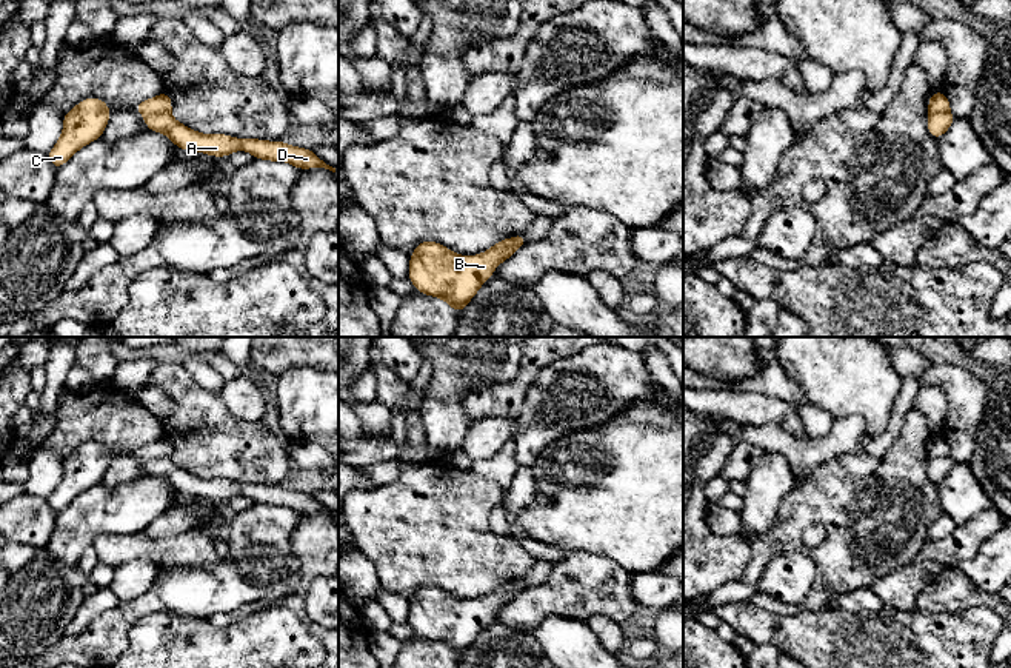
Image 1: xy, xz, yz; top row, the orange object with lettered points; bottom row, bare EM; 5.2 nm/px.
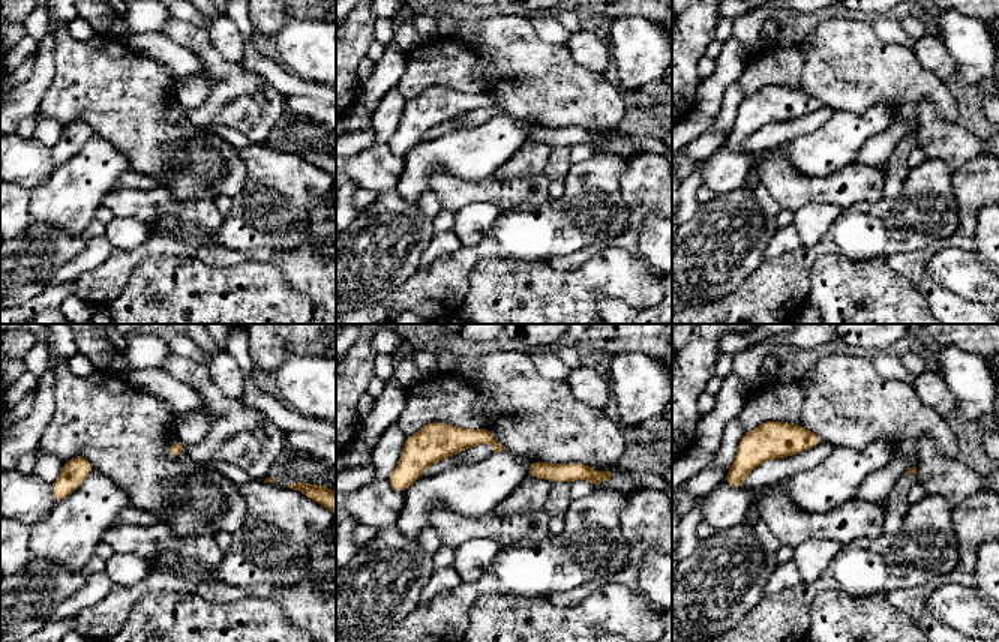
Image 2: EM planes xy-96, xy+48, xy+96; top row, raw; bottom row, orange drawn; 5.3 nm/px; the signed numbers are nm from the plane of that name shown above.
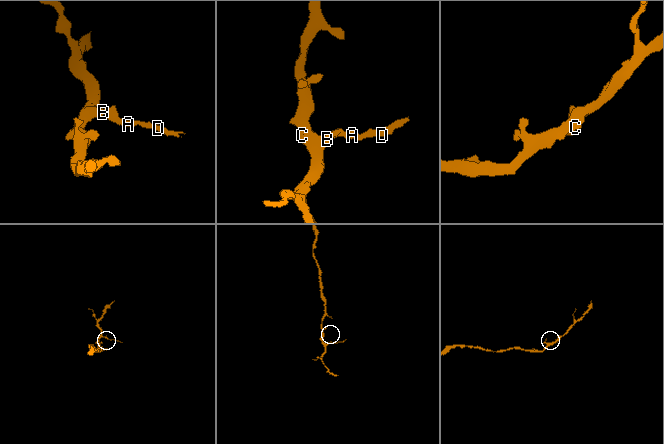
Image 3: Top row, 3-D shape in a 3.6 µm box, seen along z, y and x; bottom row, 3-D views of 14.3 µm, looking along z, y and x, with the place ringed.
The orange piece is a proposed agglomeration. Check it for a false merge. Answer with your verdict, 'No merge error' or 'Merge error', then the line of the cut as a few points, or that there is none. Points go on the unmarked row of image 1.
Merge error. Split along xy (168, 454), (143, 460)

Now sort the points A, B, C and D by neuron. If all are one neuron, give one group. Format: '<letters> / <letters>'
A D / B C

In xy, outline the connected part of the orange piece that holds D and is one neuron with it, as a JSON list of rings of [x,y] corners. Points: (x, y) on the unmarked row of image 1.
[[[169,456],[145,460],[146,474],[165,479],[183,496],[203,497],[211,502],[229,502],[234,496],[248,496],[257,505],[286,506],[297,514],[325,513],[335,517],[312,494],[286,489],[282,485],[237,483],[226,479],[197,477],[177,466]]]

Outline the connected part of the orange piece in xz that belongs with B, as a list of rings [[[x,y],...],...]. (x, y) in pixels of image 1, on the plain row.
[[[503,583],[482,599],[460,600],[442,588],[420,586],[409,602],[408,623],[419,637],[442,643],[460,659],[506,603],[509,588]]]

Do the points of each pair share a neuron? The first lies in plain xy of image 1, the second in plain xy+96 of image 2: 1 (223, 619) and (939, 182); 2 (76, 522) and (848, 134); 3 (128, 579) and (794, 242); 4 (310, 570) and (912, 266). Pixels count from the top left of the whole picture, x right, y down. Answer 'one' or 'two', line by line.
1: two
2: one
3: two
4: one

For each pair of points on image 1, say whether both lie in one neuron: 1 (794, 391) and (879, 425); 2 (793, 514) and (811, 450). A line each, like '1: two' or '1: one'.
1: two
2: two

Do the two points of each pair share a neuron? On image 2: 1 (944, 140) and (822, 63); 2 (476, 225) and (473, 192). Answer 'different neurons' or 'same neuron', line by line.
1: different neurons
2: different neurons

